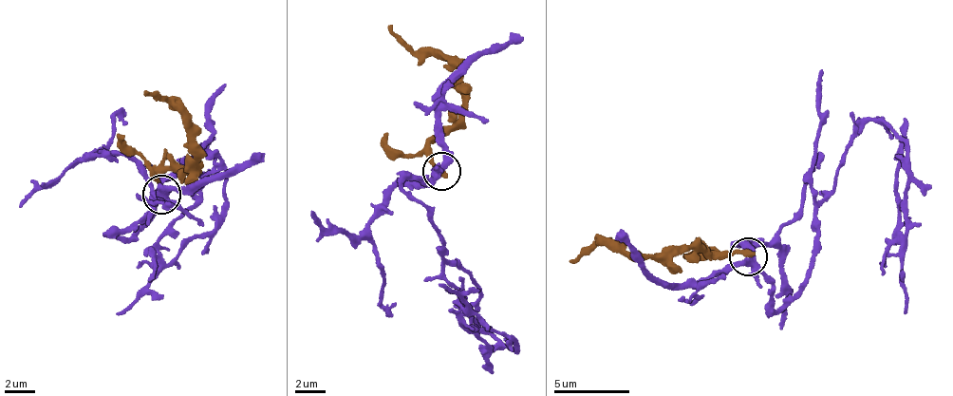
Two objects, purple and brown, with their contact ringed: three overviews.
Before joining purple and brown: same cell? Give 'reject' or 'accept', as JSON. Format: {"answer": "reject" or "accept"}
{"answer": "reject"}

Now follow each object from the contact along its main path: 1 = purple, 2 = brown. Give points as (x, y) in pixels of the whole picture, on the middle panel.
1: (440, 171), (401, 186), (496, 350), (485, 356), (461, 323), (469, 302), (438, 285)
2: (440, 171), (428, 142), (462, 104), (459, 65), (397, 42), (388, 25)

